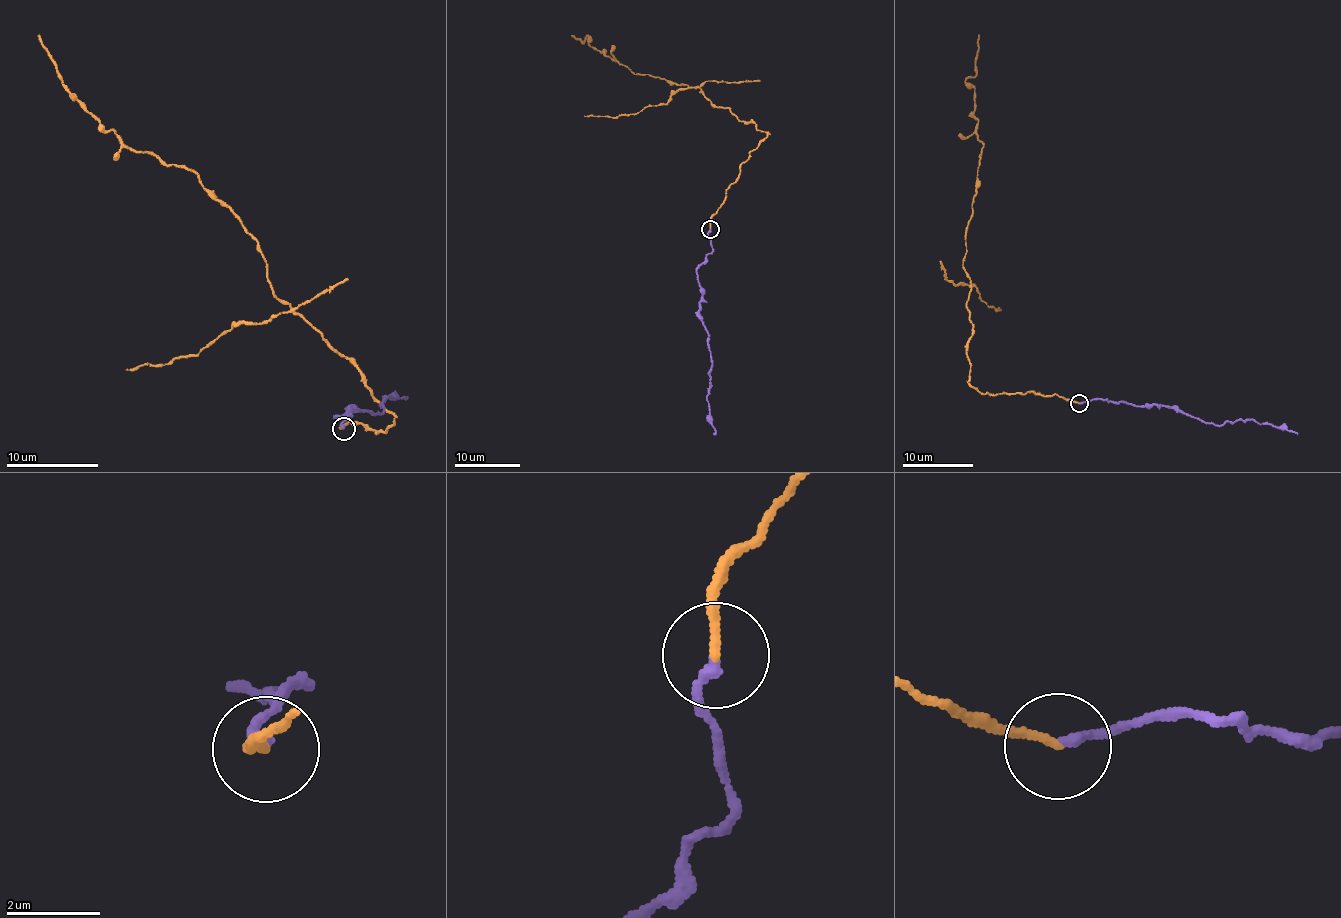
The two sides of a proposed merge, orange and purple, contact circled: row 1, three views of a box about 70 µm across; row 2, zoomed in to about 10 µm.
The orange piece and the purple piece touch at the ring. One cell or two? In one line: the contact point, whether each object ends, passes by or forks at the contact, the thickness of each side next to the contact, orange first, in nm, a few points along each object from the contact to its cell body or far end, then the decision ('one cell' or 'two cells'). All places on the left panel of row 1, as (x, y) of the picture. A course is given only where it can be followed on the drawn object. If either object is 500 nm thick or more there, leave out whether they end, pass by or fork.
place (343, 428); orange ends; purple ends; calibres 180 and 220 nm; course orange (343, 428), (378, 433), (396, 418), (273, 293), (260, 245), (190, 169), (102, 128), (38, 34); course purple (343, 428), (351, 415), (335, 418), (352, 407), (383, 412), (385, 397), (394, 395), (406, 401); two cells

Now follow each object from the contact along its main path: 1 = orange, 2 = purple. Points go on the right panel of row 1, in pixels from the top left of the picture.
1: (1079, 403), (990, 394), (969, 382), (971, 281), (963, 266), (984, 145), (966, 80), (976, 74), (980, 34)
2: (1079, 403), (1103, 399), (1178, 408), (1194, 417), (1219, 425), (1239, 419), (1258, 421), (1286, 426), (1297, 435)

